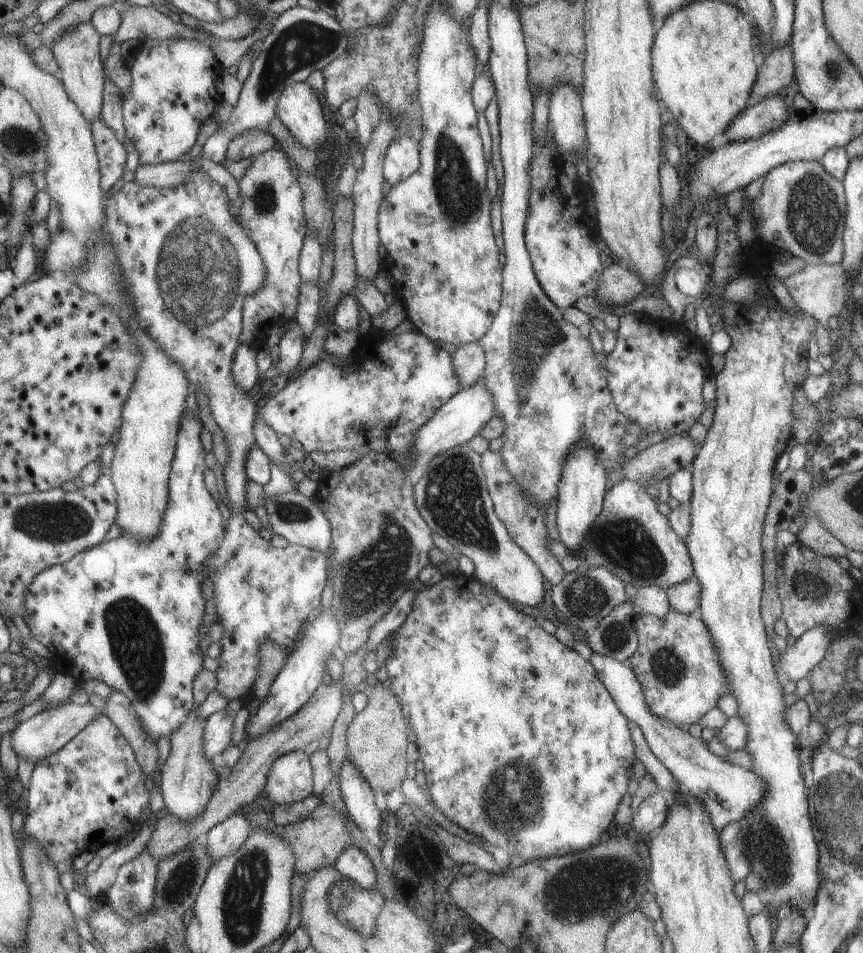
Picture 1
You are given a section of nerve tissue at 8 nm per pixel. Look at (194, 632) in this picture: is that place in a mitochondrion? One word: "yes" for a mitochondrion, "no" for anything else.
no

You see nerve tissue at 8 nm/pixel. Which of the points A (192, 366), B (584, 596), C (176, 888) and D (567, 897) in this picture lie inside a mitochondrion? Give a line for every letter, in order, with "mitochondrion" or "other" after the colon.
A: other
B: mitochondrion
C: mitochondrion
D: mitochondrion

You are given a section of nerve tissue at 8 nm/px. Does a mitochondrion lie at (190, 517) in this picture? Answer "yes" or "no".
no

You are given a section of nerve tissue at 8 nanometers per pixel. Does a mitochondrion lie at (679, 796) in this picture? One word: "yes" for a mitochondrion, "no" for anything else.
no

